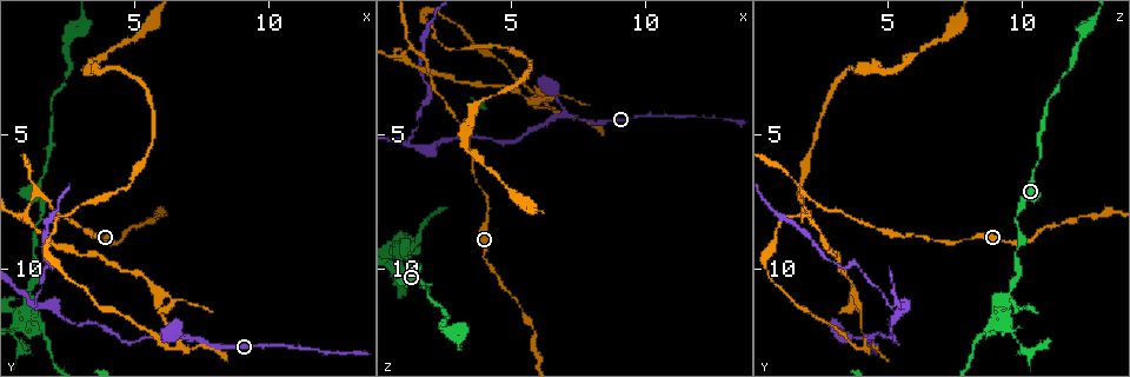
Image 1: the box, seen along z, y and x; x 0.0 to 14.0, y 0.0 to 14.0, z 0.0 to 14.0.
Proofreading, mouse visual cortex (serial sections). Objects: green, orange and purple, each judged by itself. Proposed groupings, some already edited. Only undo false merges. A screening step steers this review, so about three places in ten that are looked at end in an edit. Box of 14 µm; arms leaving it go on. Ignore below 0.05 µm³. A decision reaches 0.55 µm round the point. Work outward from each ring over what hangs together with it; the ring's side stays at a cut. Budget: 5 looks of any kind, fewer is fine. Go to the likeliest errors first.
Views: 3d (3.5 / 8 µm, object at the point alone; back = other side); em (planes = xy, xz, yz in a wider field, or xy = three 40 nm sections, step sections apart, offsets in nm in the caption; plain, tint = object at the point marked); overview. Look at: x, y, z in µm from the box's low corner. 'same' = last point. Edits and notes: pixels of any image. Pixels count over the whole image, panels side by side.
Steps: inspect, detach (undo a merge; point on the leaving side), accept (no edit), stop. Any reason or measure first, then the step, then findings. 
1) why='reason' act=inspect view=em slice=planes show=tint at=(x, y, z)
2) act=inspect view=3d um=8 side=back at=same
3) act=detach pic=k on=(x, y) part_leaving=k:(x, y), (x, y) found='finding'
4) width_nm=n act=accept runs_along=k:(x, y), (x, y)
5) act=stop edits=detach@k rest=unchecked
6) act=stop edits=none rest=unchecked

why='abrupt turn' act=inspect view=3d um=3.5 side=back at=(1.2, 11.3, 5.4)

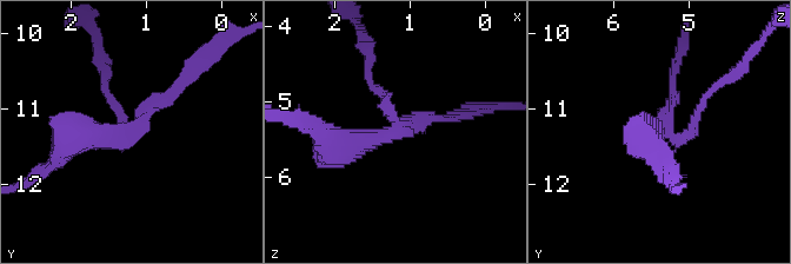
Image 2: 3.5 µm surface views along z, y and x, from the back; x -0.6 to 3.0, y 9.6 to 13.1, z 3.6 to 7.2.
arms=3 arm_widths_nm=100,150,400 why='need the tissue' act=inspect view=em slice=planes show=tint at=(1.20, 11.30, 5.35)

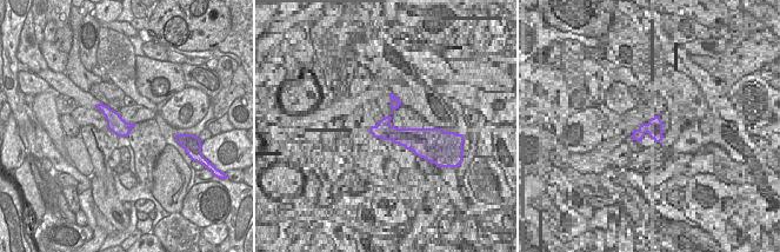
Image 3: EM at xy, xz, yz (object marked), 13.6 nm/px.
act=detach pic=2 on=(115, 105) part_leaving=2:(666, 132), (688, 136), (705, 96), (736, 71) found='two cells meet here'

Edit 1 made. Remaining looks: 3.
why='narrows sharply' act=inspect view=3d um=3.5 at=(1.5, 8.2, 9.7)

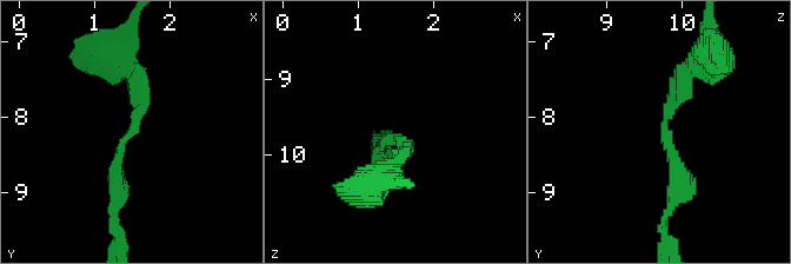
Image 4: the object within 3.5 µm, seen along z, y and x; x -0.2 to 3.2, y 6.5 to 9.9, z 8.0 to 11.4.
arm_widths_nm=200,200 act=inspect view=em slice=planes show=tint at=(1.55, 8.15, 9.75)

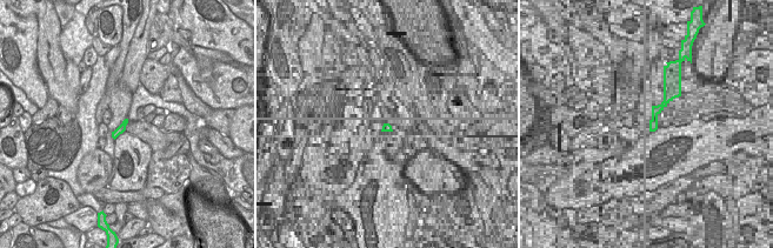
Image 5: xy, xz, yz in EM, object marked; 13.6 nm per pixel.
act=accept runs_along=4:(698, 58), (665, 123), (677, 196) found='continuous, no second cell'

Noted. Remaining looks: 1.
act=stop edits=detach@2 rest=unchecked

